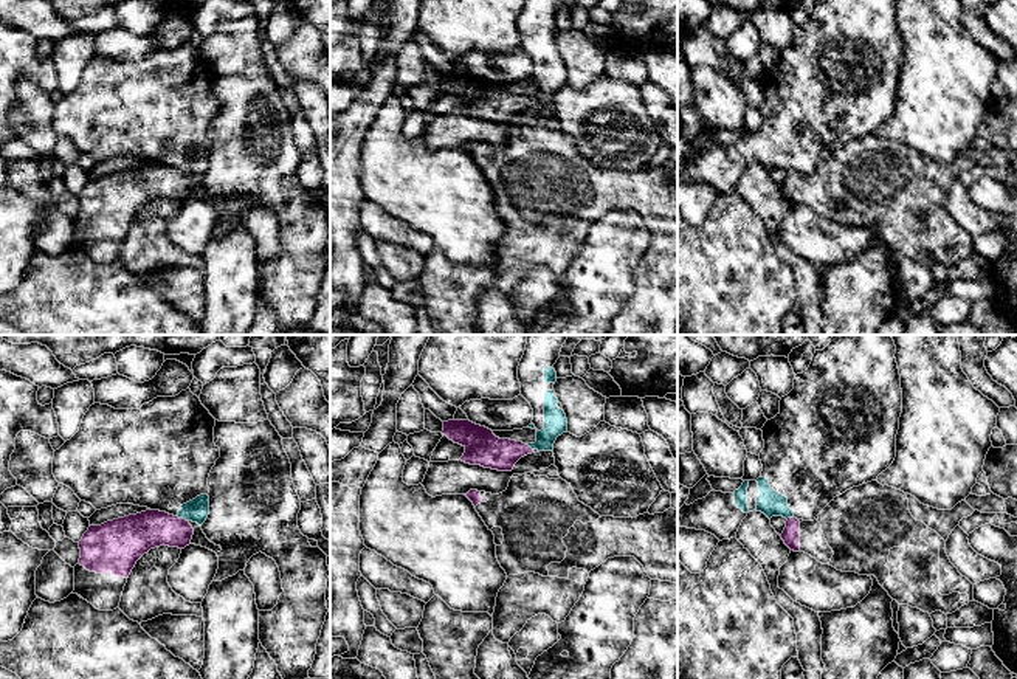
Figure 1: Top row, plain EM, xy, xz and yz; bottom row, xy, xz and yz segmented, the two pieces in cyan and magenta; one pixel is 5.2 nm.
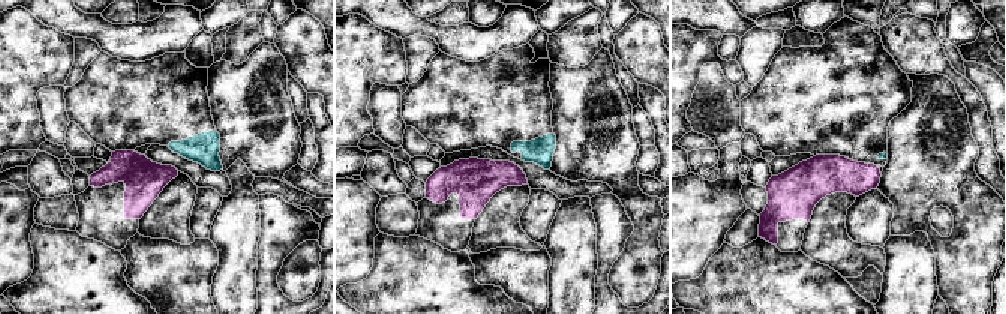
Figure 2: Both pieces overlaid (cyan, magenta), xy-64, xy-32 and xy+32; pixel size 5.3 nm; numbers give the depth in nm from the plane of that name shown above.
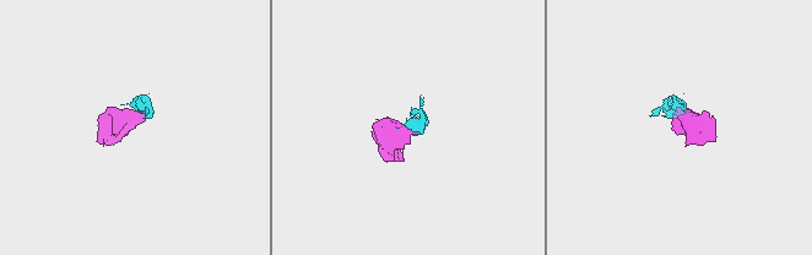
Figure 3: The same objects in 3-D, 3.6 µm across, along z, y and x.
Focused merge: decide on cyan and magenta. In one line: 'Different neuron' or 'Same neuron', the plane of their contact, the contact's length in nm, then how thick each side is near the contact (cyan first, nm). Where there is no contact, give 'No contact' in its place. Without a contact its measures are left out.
Different neuron. Touches cyan in xy. Shared border 70 nm. Thickness 120 nm (cyan) against 200 nm

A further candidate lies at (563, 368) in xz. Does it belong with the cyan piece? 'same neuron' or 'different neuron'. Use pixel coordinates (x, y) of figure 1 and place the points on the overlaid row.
different neuron

